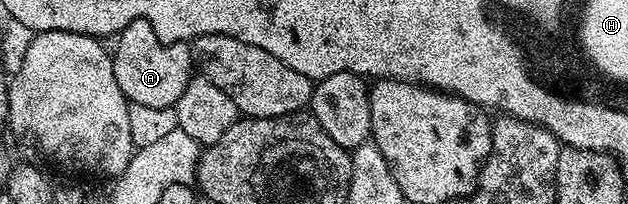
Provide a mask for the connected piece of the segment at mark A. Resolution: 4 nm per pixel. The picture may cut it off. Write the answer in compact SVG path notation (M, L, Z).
M137 18L116 35L117 51L112 51L115 80L123 88L126 98L134 107L146 106L149 110L165 110L176 107L183 88L187 88L195 74L193 51L188 41L164 42L155 36L155 28L146 18Z

